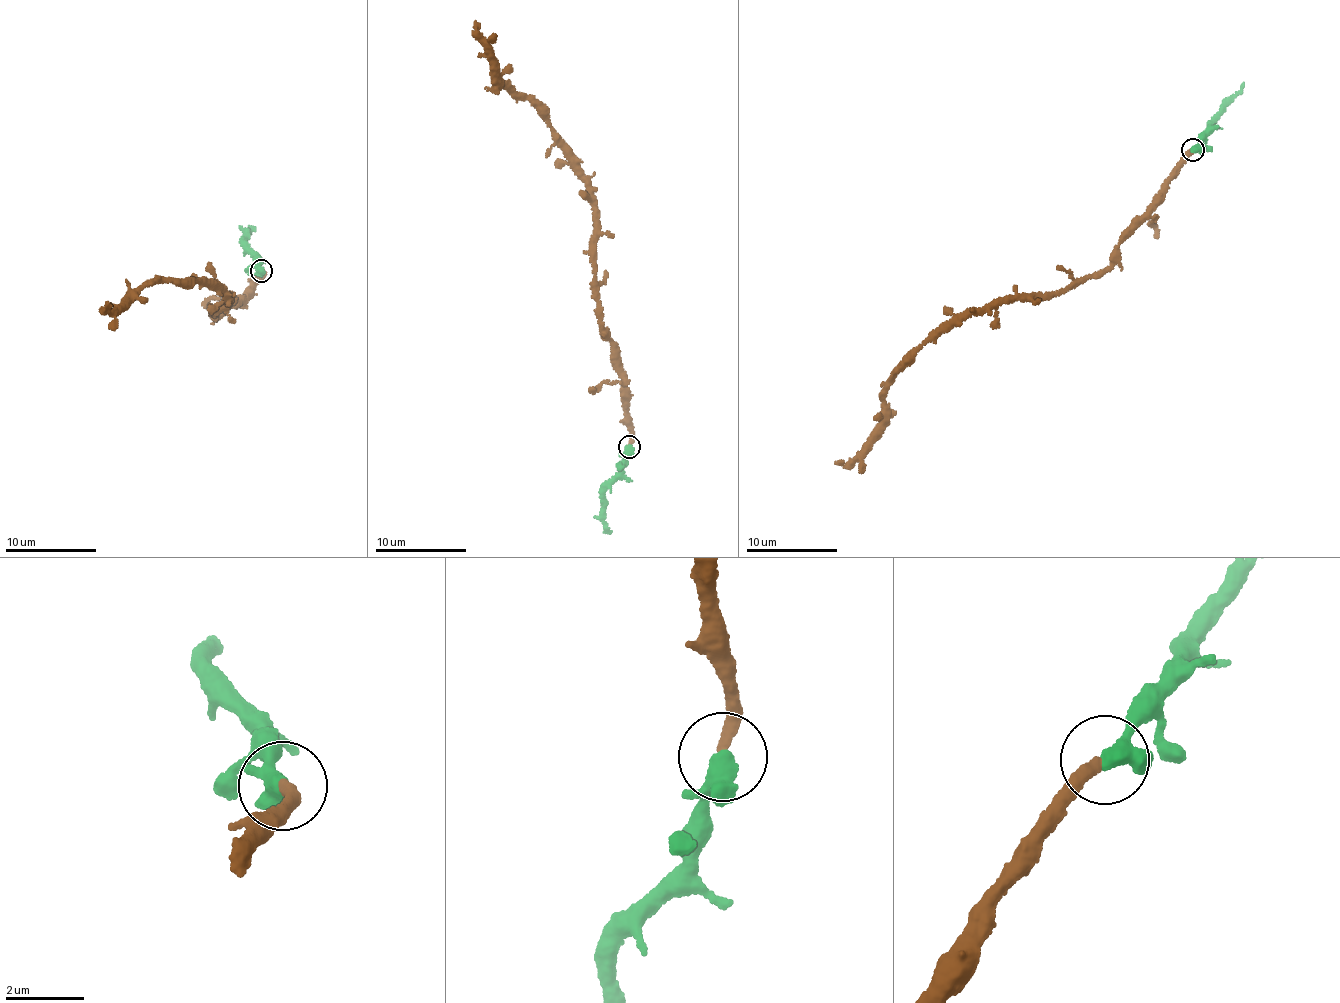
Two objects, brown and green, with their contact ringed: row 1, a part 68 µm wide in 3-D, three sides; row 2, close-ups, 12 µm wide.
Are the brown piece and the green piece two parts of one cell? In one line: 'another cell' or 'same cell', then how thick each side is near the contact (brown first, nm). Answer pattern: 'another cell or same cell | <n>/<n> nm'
same cell | 280/300 nm

